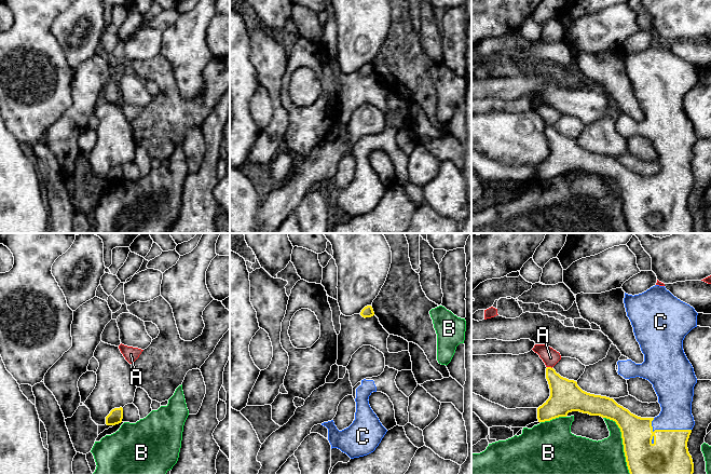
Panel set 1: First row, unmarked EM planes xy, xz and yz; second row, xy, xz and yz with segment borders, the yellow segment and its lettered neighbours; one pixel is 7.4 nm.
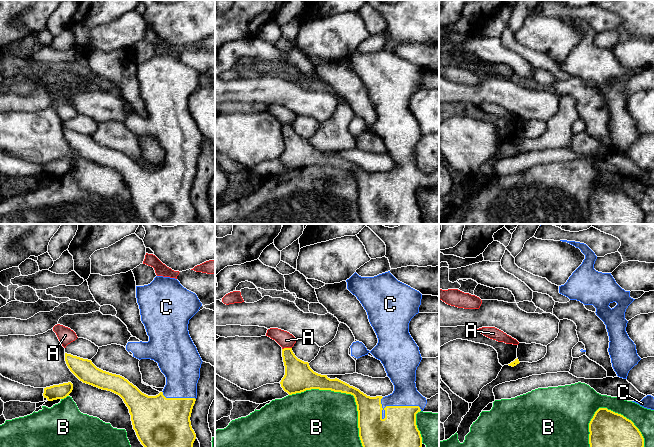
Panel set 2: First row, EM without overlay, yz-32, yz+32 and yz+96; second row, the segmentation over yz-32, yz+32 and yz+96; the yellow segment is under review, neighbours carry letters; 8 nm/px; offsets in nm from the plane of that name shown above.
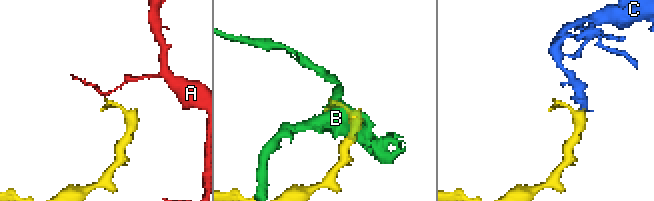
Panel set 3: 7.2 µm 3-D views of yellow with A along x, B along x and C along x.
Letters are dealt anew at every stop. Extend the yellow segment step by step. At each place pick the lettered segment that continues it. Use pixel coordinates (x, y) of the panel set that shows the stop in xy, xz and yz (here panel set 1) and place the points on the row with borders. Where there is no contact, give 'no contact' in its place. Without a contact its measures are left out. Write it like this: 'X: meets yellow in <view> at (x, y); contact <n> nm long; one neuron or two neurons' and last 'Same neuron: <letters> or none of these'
A: meets yellow in yz at (549, 367); contact 40 nm long; two neurons
B: meets yellow in yz at (623, 443); contact 480 nm long; two neurons
C: meets yellow in yz at (668, 430); contact 320 nm long; one neuron
Same neuron: C

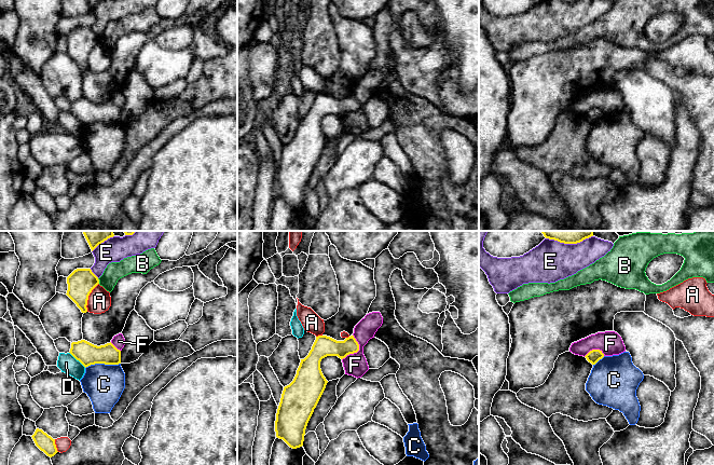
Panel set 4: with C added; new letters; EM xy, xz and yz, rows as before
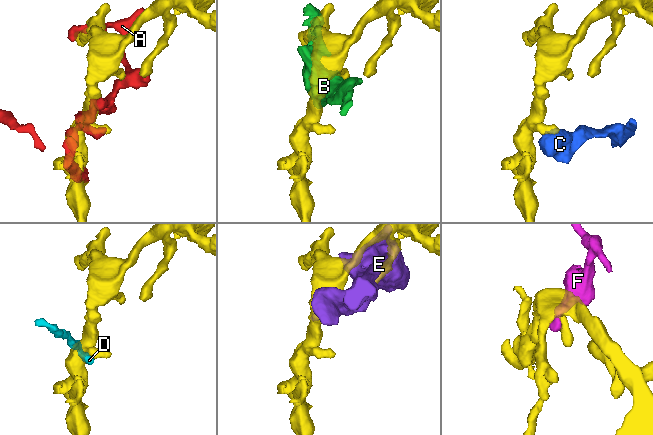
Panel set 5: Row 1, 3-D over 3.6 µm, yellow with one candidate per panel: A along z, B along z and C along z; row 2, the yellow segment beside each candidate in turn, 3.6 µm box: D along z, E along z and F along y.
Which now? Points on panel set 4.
A: meets yellow in xy at (87, 297); contact 240 nm long; two neurons
B: meets yellow in xy at (98, 281); contact 40 nm long; two neurons
C: meets yellow in xy at (103, 363); contact 260 nm long; two neurons
D: meets yellow in xy at (78, 359); contact 170 nm long; two neurons
E: meets yellow in yz at (568, 243); contact 360 nm long; two neurons
F: meets yellow in xz at (357, 351); contact 200 nm long; two neurons
Same neuron: none of these

